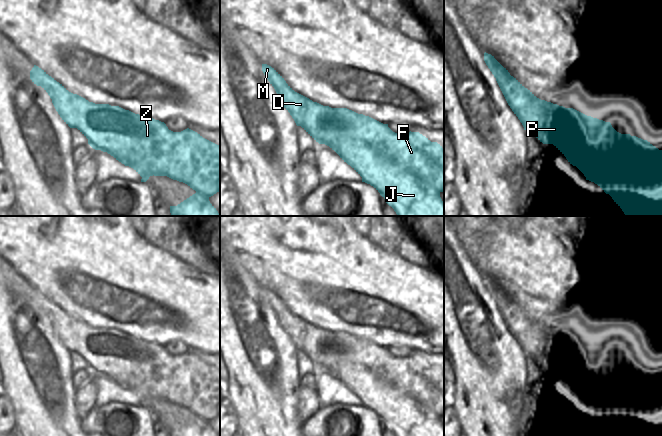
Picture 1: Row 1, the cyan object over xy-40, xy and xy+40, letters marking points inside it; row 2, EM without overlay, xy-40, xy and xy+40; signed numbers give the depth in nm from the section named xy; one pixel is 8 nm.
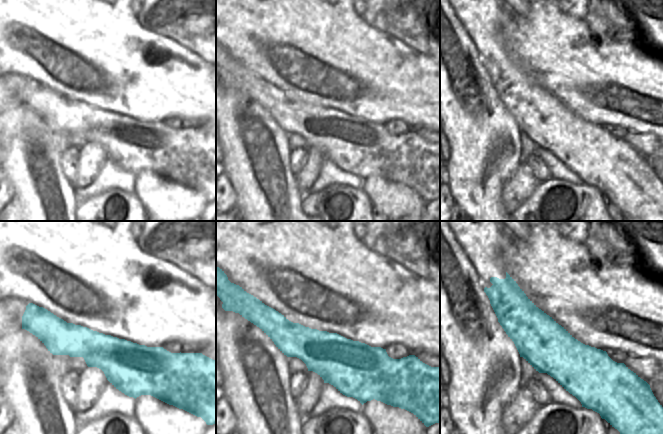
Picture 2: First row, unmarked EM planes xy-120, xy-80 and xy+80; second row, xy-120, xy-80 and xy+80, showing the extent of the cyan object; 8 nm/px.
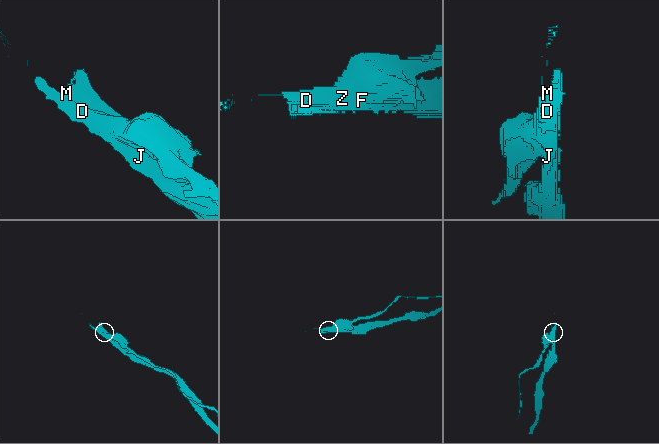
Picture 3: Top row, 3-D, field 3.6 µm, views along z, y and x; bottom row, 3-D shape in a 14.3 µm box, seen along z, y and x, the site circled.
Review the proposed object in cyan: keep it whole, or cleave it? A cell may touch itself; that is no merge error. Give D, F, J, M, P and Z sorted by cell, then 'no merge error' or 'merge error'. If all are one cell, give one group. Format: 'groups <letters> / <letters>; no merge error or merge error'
groups D F M Z / J P; merge error

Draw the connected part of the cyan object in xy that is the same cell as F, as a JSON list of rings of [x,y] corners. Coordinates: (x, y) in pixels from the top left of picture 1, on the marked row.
[[[262,64],[262,71],[274,87],[282,105],[290,113],[297,126],[301,126],[316,142],[329,146],[335,152],[345,140],[363,142],[377,158],[395,162],[420,180],[429,184],[437,192],[444,191],[444,148],[437,142],[431,142],[419,132],[397,134],[388,124],[383,124],[369,116],[358,114],[347,108],[331,108],[313,102],[295,92],[284,78],[271,66]]]

